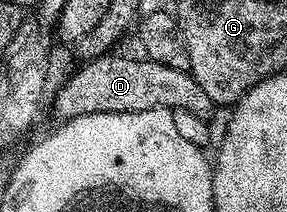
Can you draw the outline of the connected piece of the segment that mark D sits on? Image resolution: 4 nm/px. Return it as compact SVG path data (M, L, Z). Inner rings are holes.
M117 54L98 55L82 62L85 64L58 89L57 96L53 99L53 111L58 115L58 120L78 119L91 113L135 113L156 107L166 109L182 107L202 117L209 117L209 114L215 111L211 97L207 97L207 93L203 93L203 89L199 89L199 81L195 81L188 71L171 69L167 65L157 63L148 57L124 59L123 56Z

